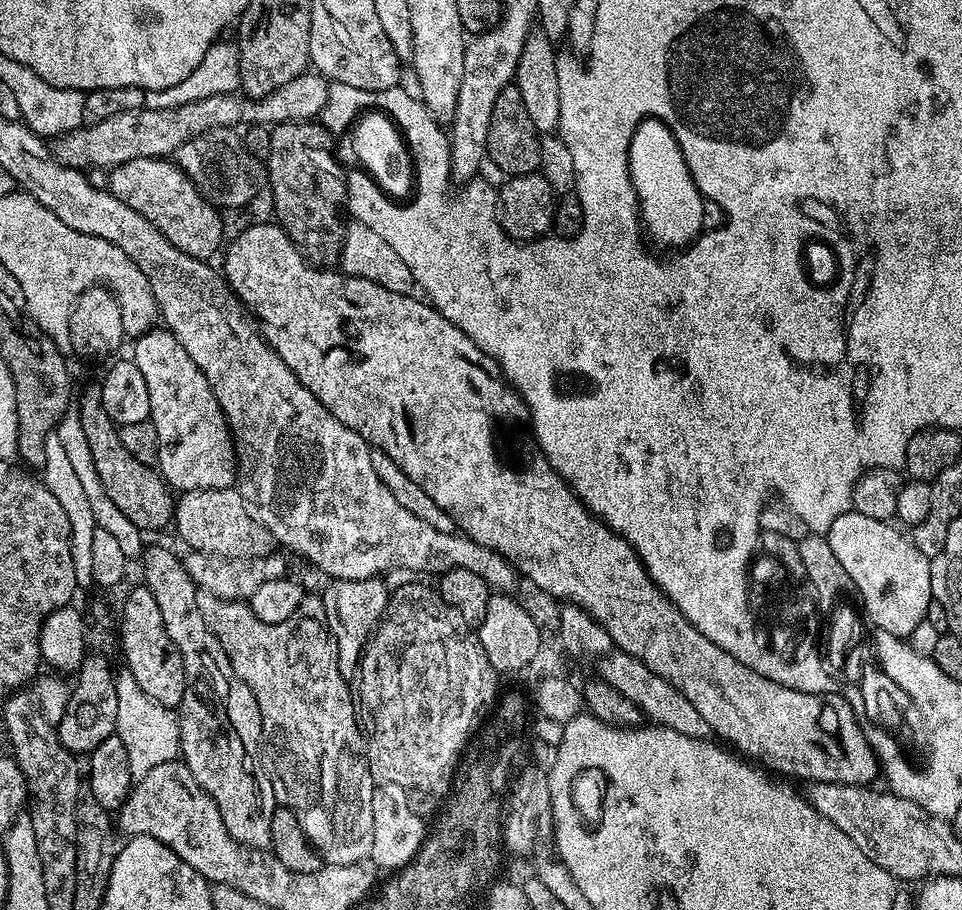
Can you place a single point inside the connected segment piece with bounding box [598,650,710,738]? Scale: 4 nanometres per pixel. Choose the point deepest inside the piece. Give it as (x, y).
(662, 704)

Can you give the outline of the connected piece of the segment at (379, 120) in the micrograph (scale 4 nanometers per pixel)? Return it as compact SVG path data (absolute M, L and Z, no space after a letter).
M373 104L362 106L360 116L341 126L334 126L332 136L340 136L340 152L338 159L347 170L355 175L366 174L373 178L380 176L408 176L414 178L417 174L415 151L407 130L403 129L399 118Z

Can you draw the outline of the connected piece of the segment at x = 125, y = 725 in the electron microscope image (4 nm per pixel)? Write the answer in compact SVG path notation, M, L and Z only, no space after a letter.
M127 670L115 673L118 694L118 716L114 735L122 738L122 746L126 746L126 759L130 762L130 774L133 781L146 778L154 766L162 766L162 762L170 762L180 756L180 717L177 709L167 708L154 698L150 698L134 682L134 674Z

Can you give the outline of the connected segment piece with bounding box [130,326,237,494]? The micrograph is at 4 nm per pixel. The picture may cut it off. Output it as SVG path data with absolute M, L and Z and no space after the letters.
M163 326L143 333L137 340L130 356L146 378L146 390L150 390L150 419L158 430L156 464L165 484L180 494L233 487L237 479L232 431L210 382L206 382L206 374L194 366L194 358L186 354L182 342Z

